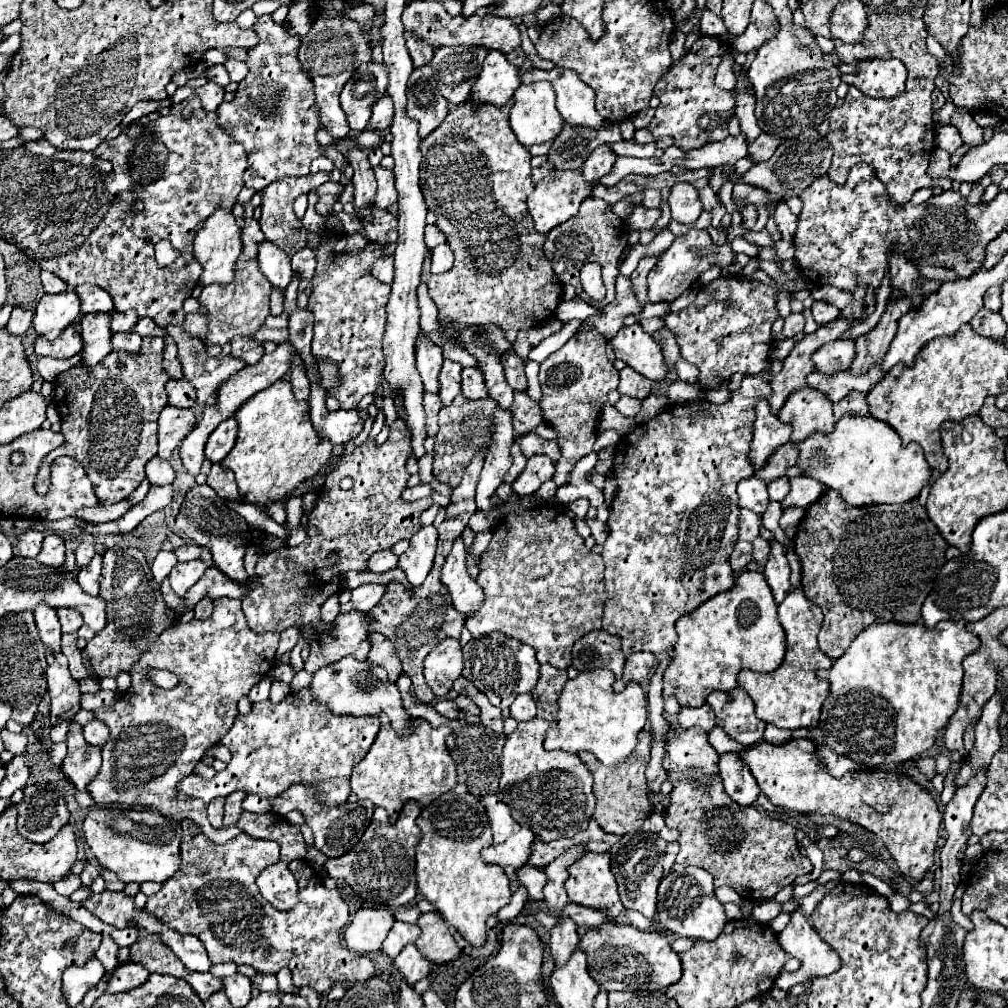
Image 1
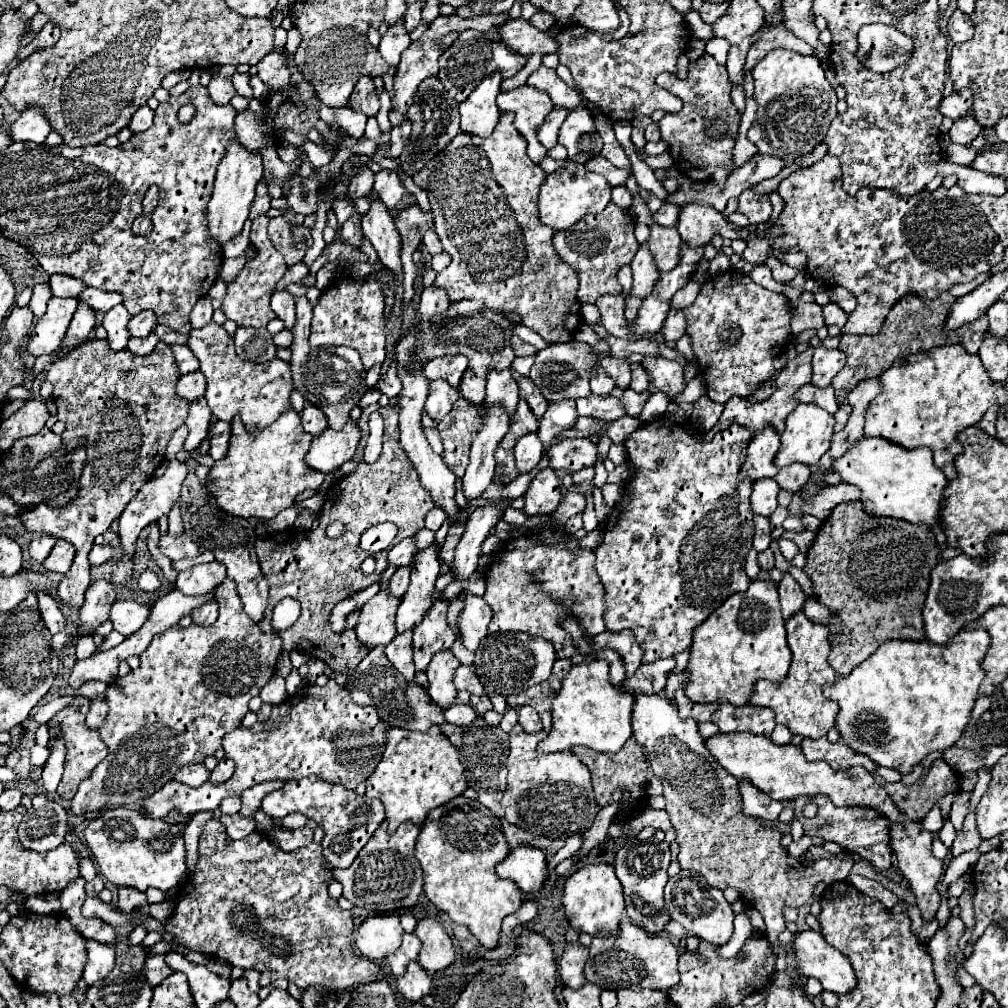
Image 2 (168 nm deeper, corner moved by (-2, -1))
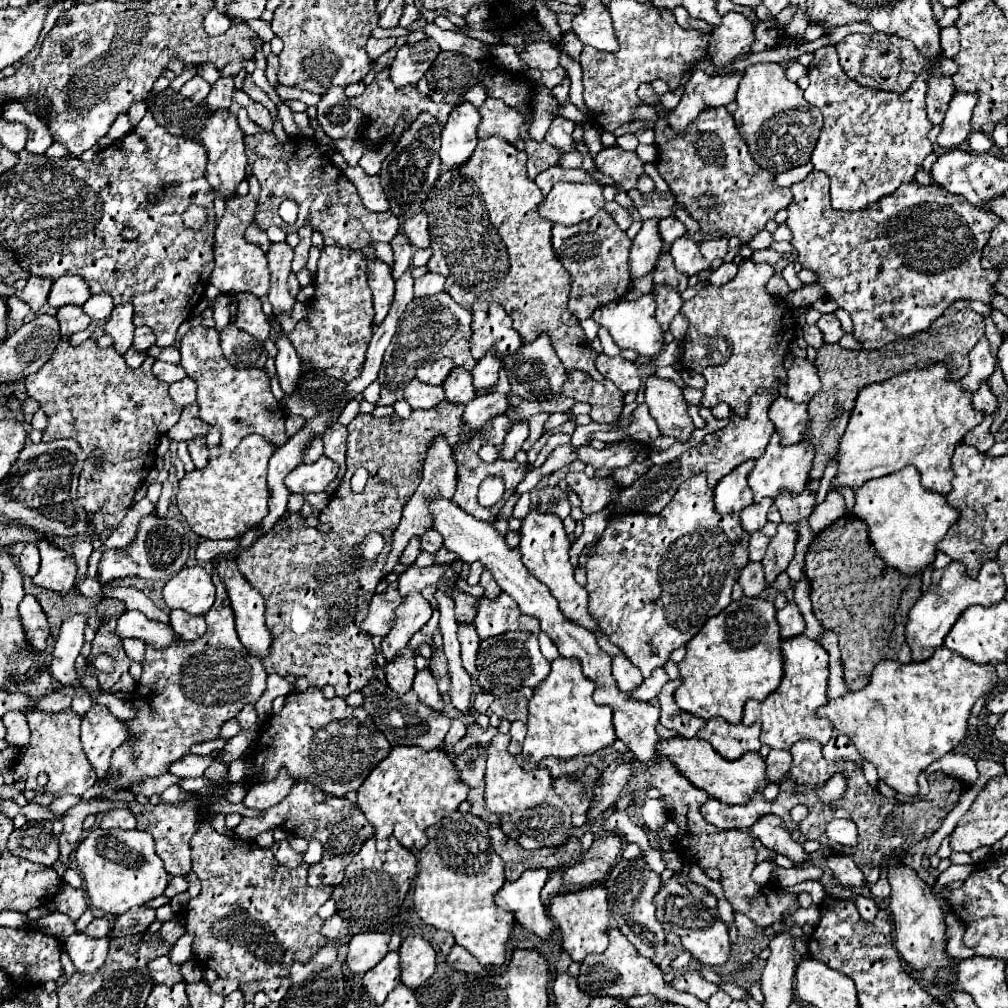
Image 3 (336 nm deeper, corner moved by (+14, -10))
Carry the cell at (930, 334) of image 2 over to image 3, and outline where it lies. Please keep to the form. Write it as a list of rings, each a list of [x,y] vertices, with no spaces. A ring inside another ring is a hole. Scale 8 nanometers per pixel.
[[[966,299],[954,301],[930,325],[928,331],[920,331],[906,339],[902,337],[898,341],[892,341],[884,349],[878,349],[878,351],[852,351],[840,345],[822,345],[818,349],[816,367],[818,367],[818,375],[822,381],[822,389],[808,403],[812,425],[804,433],[804,437],[810,439],[816,449],[814,467],[810,473],[810,489],[816,489],[816,477],[820,477],[820,473],[824,471],[824,465],[828,463],[828,457],[832,457],[832,453],[838,449],[838,441],[844,433],[844,425],[848,423],[848,417],[850,417],[850,411],[852,411],[852,405],[860,387],[890,379],[900,371],[928,367],[930,363],[938,363],[938,361],[948,365],[952,379],[962,379],[968,373],[968,367],[970,367],[968,353],[976,345],[980,335],[984,335],[984,317],[972,311],[968,303],[970,301]]]

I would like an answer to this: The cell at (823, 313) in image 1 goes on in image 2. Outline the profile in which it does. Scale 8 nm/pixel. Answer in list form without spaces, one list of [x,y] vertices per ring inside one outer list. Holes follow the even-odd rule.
[[[830,302],[828,306],[824,306],[822,310],[824,310],[824,320],[826,320],[828,326],[836,324],[836,326],[842,328],[846,324],[846,320],[848,320],[848,314],[838,304],[834,304],[834,302]]]

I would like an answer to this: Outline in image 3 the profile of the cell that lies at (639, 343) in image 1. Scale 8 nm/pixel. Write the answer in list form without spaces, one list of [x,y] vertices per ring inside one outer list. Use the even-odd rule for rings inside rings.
[[[650,375],[646,379],[646,405],[662,435],[670,435],[678,441],[686,441],[694,429],[686,411],[682,389],[670,381]]]

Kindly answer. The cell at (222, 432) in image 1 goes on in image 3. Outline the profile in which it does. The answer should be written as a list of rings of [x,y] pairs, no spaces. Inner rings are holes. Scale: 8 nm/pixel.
[[[196,437],[188,443],[188,451],[190,451],[190,457],[196,465],[196,469],[204,469],[206,463],[208,463],[208,447],[206,447],[206,441],[204,437]]]

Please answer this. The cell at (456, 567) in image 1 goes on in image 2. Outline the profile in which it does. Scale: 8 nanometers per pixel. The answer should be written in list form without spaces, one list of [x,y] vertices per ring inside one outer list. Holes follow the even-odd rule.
[[[470,592],[464,598],[466,598],[464,600],[466,606],[460,614],[460,634],[462,634],[464,646],[470,652],[476,652],[480,640],[488,634],[488,624],[490,624],[490,618],[492,618],[492,610],[484,602],[484,598],[478,598]]]

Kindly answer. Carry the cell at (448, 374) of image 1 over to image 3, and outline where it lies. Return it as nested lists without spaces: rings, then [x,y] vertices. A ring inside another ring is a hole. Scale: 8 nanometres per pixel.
[[[438,359],[434,363],[428,363],[428,365],[418,367],[416,369],[416,379],[420,379],[422,383],[428,383],[428,385],[442,385],[444,379],[450,375],[452,369],[454,369],[452,361]]]

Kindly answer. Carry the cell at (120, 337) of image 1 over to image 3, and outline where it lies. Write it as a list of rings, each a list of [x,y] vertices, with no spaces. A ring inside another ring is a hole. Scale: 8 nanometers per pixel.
[[[128,349],[128,351],[124,353],[124,361],[126,361],[126,365],[132,367],[132,369],[140,367],[142,361],[144,361],[144,357],[146,357],[146,353],[138,353],[136,349]]]

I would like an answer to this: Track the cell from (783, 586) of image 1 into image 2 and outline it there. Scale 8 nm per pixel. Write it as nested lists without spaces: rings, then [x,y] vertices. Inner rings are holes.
[[[784,574],[782,582],[778,584],[778,592],[780,592],[782,616],[784,616],[786,620],[804,608],[806,594],[802,592],[800,584],[798,584],[798,582],[796,582],[796,580],[794,580],[790,574]]]

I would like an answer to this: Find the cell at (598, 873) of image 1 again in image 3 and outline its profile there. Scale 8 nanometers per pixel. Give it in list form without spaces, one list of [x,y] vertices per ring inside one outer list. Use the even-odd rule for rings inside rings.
[[[590,885],[580,891],[558,893],[552,897],[548,915],[560,931],[562,949],[570,953],[574,961],[582,961],[590,953],[604,953],[608,947],[608,895],[602,885]]]

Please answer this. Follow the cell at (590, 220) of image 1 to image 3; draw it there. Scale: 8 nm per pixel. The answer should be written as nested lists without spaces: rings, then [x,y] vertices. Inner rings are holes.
[[[602,209],[592,221],[580,225],[552,227],[552,247],[564,269],[572,277],[572,291],[568,299],[568,311],[576,319],[588,319],[598,305],[606,305],[624,297],[630,287],[628,281],[628,249],[632,241],[614,223],[614,219]]]

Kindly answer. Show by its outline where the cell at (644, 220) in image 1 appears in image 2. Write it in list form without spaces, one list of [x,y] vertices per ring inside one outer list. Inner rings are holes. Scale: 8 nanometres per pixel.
[[[664,202],[664,206],[654,214],[654,220],[656,220],[660,226],[676,226],[678,214],[680,214],[680,206],[674,206],[674,204]]]

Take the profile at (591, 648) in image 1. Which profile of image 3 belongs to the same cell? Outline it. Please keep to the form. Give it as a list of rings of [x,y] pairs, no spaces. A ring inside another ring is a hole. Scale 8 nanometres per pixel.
[[[618,653],[612,657],[612,665],[614,665],[614,679],[618,683],[618,687],[622,691],[632,691],[636,685],[640,685],[642,673],[640,669],[636,669],[636,665],[630,663],[630,659],[624,653]]]

